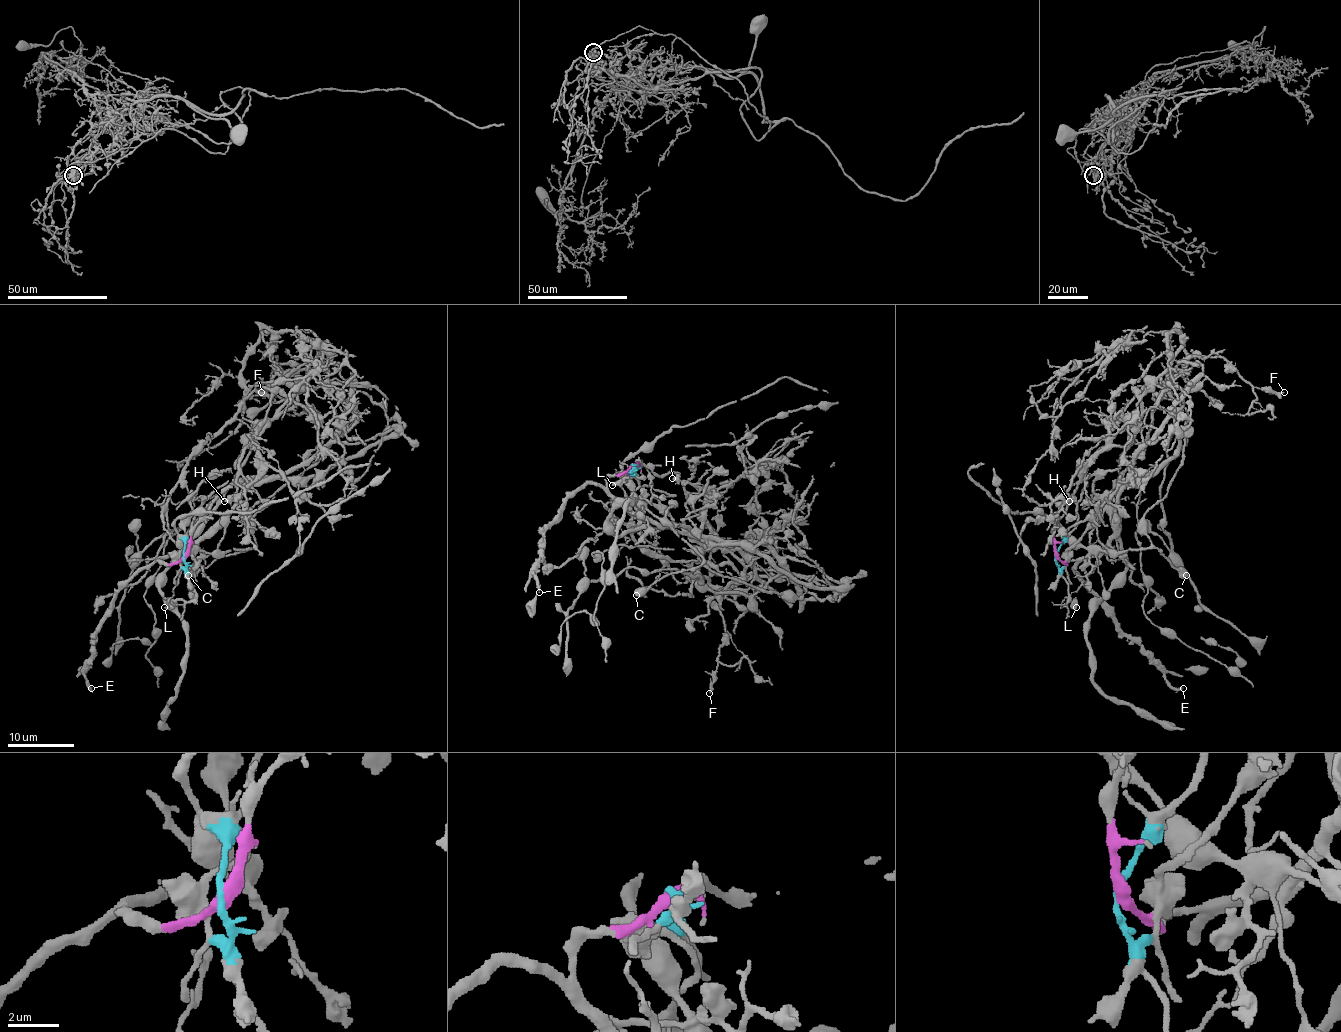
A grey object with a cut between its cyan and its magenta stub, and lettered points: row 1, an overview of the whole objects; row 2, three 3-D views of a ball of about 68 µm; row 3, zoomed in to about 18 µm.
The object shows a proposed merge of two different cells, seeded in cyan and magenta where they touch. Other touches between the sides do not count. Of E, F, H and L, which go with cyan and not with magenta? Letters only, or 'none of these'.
F, H, L

